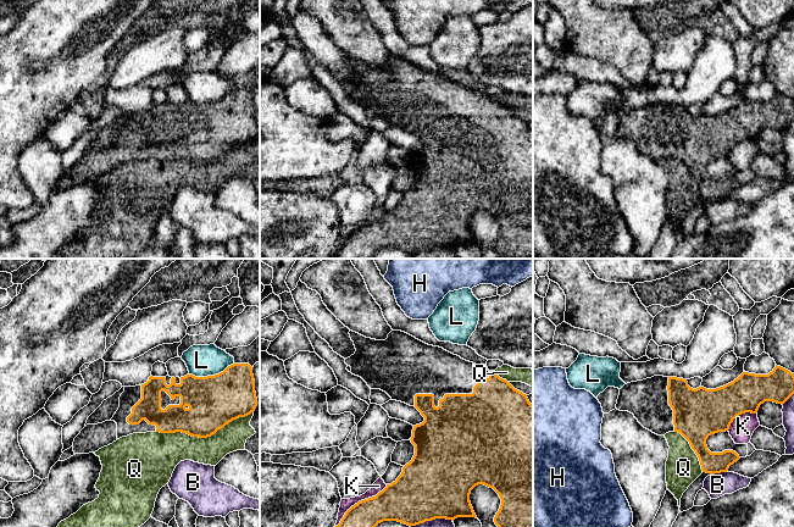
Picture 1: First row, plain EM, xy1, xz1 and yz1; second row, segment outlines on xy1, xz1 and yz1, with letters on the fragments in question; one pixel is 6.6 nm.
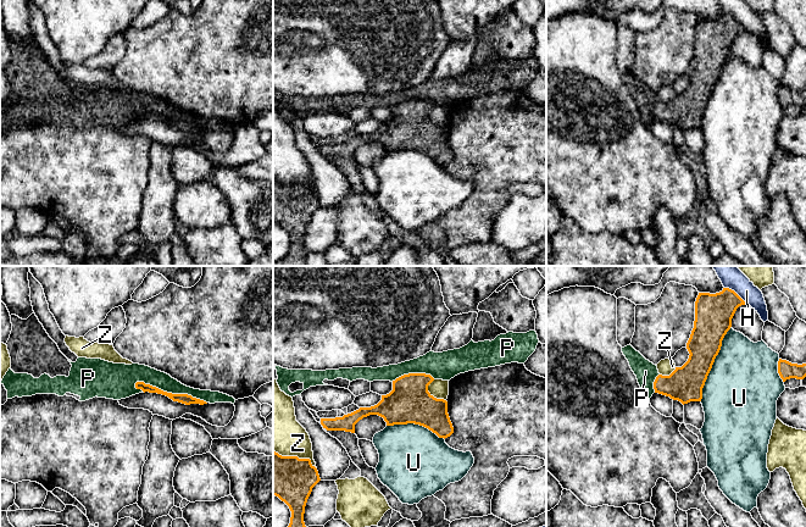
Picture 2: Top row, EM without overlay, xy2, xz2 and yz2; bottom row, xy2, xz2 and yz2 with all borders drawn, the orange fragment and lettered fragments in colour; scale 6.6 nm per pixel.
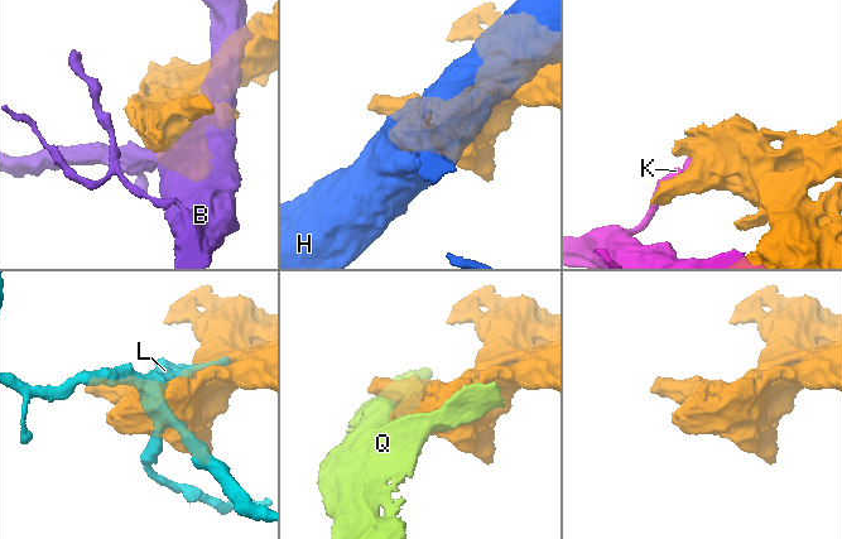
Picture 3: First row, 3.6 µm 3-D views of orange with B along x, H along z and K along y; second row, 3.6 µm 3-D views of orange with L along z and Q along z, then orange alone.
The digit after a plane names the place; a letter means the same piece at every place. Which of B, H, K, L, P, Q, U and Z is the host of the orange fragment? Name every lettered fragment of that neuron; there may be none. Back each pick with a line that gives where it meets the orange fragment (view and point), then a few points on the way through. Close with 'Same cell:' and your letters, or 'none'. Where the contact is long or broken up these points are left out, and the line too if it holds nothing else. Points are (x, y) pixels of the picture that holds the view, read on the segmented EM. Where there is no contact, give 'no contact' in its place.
Same cell: none

